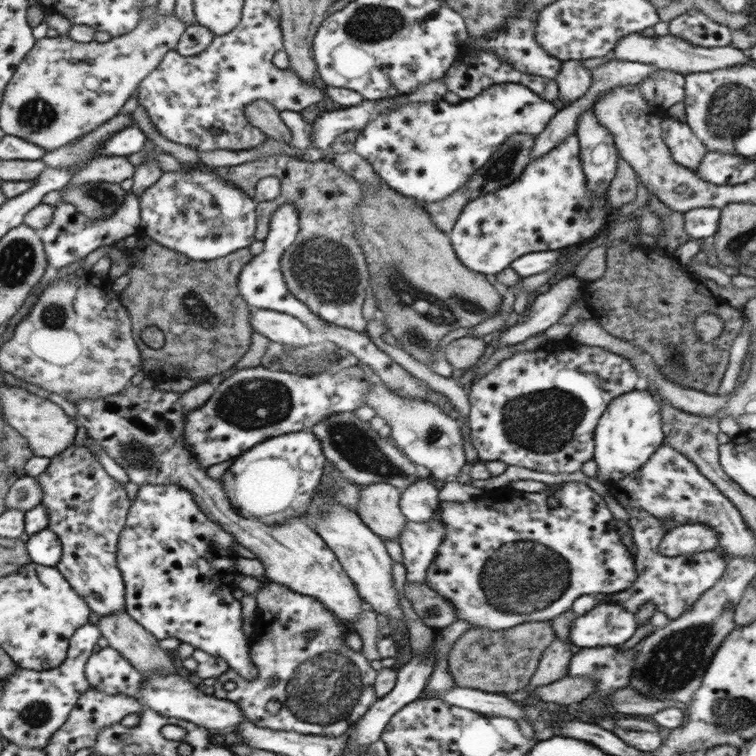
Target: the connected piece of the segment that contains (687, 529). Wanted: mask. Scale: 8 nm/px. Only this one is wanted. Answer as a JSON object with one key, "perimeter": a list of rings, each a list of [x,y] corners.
{"perimeter":[[[682,524],[666,532],[658,544],[658,551],[664,556],[675,557],[717,549],[718,546],[720,536],[710,526]]]}

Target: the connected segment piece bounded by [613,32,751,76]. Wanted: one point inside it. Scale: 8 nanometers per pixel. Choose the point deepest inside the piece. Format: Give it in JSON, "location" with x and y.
{"location":[669,53]}

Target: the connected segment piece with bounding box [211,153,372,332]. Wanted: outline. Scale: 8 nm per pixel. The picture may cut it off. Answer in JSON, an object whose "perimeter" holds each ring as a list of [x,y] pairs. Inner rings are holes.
{"perimeter":[[[284,153],[239,166],[211,169],[222,180],[228,180],[251,198],[254,198],[256,185],[261,178],[276,176],[280,180],[280,194],[272,200],[258,203],[255,208],[255,240],[267,238],[272,211],[282,204],[293,204],[298,209],[299,234],[282,253],[281,271],[286,286],[325,322],[366,332],[369,322],[362,313],[362,304],[372,276],[360,246],[363,240],[357,237],[355,226],[356,206],[365,198],[358,179],[346,174],[334,163],[323,160],[305,162]]]}

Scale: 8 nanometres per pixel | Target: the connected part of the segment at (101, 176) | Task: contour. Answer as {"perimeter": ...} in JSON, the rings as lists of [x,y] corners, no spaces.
{"perimeter":[[[96,157],[84,168],[74,172],[68,185],[80,185],[92,181],[119,184],[126,178],[133,178],[134,173],[135,167],[128,162],[126,157]]]}

